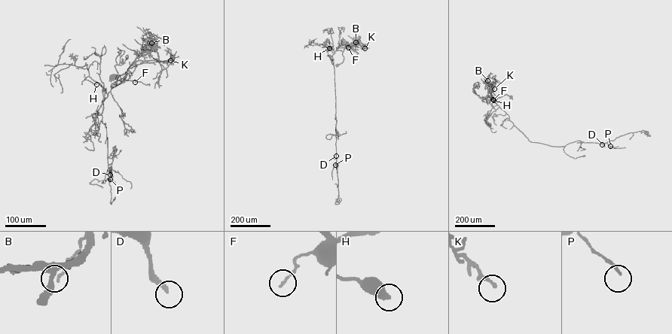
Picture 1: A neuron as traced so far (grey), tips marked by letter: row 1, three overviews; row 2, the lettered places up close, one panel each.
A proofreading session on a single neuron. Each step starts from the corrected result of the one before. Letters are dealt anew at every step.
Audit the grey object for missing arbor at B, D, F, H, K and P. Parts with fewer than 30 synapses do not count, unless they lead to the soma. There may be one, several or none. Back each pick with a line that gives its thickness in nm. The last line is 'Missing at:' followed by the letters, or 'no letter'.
D: 190 nm
Missing at: D

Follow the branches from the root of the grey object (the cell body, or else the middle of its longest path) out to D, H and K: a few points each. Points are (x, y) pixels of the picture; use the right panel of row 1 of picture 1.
D: (511, 96), (505, 95), (497, 97), (496, 104), (530, 141), (557, 147), (578, 141), (602, 144)
H: (511, 96), (505, 95), (497, 97), (497, 105), (493, 100)
K: (511, 96), (505, 95), (497, 97), (490, 91), (494, 89)

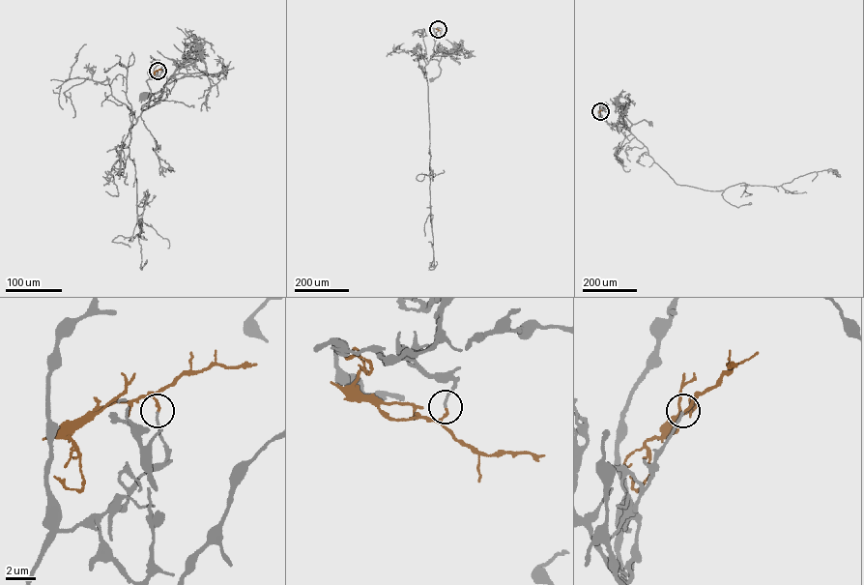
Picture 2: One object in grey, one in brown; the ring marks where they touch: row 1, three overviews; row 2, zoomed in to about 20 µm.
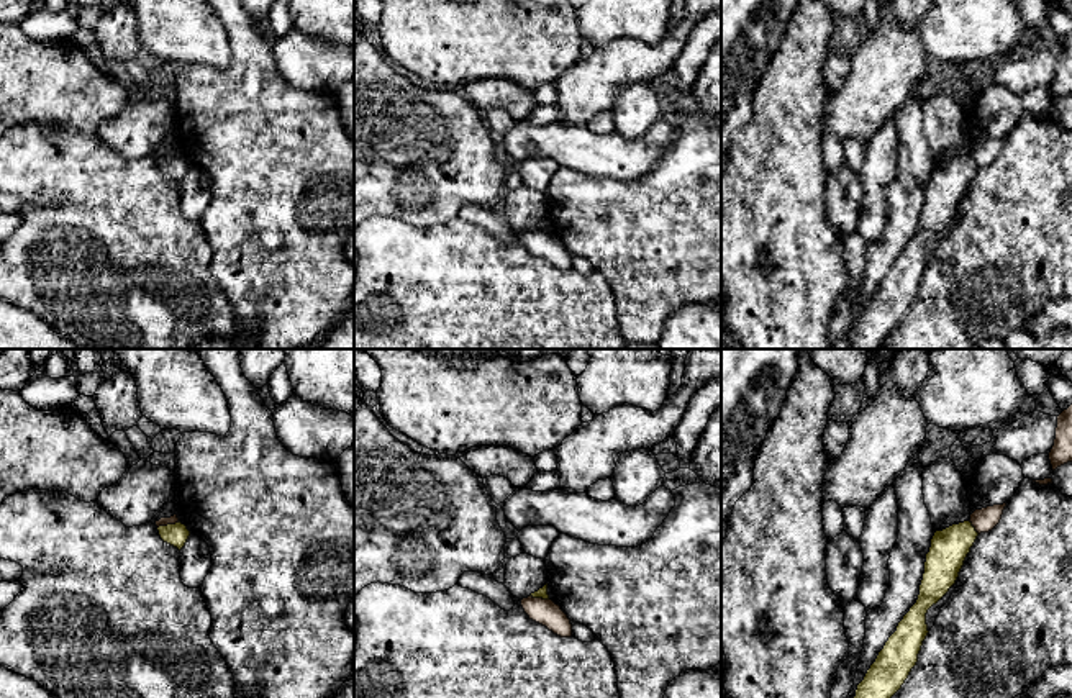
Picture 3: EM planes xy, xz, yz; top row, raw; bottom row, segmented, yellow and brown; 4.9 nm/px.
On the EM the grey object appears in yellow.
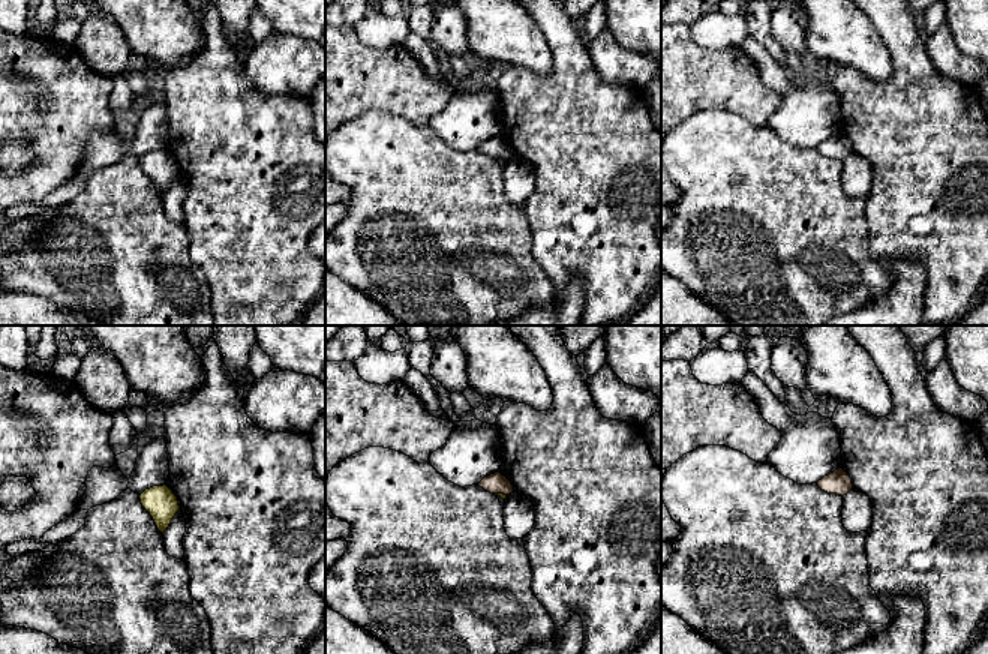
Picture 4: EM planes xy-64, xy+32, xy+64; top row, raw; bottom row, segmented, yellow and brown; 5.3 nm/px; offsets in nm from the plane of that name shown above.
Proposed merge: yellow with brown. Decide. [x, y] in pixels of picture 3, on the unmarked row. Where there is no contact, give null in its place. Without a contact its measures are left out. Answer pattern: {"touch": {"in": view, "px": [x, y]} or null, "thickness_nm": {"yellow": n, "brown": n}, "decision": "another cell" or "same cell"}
{"touch": {"in": "xy", "px": [168, 158]}, "thickness_nm": {"yellow": 110, "brown": 50}, "decision": "another cell"}

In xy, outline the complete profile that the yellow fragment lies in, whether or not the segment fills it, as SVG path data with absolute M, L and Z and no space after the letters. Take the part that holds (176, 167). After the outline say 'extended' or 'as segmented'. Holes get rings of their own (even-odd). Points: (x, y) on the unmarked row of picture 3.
M180 154L175 157L159 159L159 169L164 175L177 180L179 184L185 179L190 164Z; as segmented

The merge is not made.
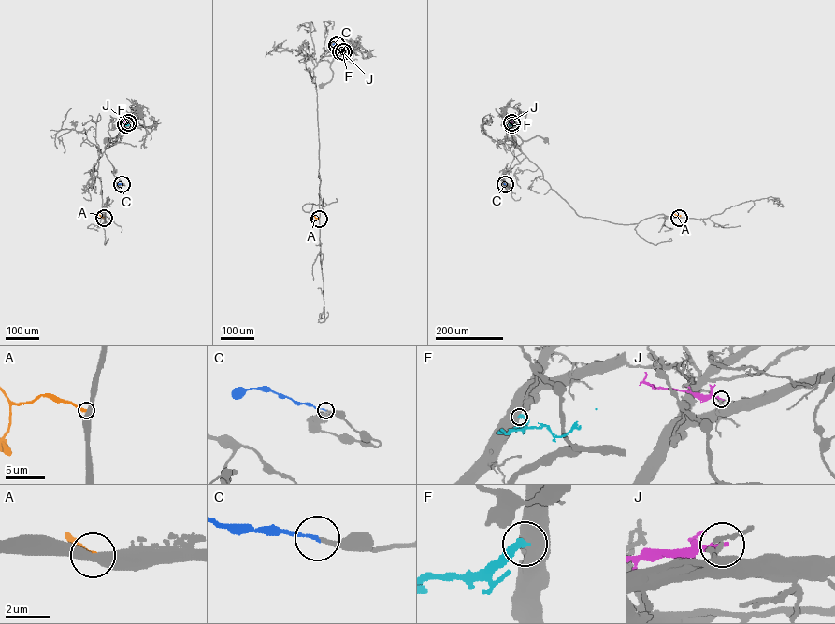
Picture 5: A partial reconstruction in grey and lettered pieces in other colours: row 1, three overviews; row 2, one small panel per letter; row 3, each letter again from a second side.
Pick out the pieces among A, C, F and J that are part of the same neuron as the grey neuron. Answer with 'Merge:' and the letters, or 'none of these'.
Merge: C

